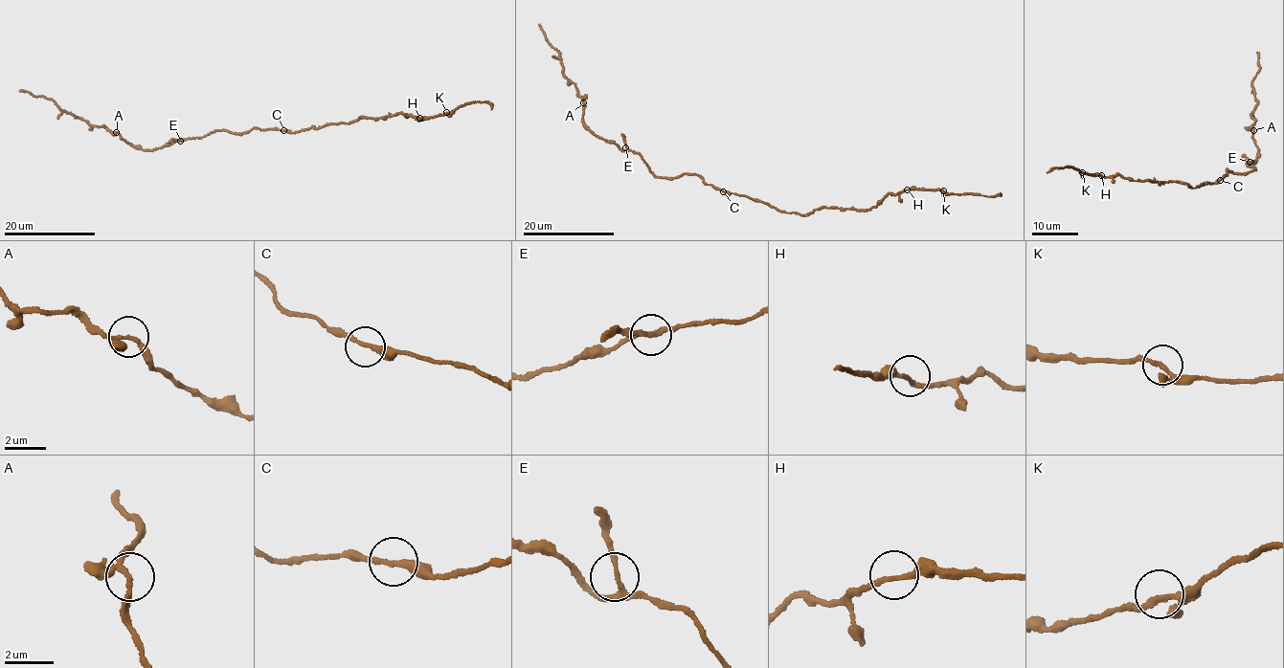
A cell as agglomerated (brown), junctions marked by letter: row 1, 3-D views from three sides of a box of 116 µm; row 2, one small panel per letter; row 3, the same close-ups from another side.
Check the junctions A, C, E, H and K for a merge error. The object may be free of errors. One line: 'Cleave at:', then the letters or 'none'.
Cleave at: none

